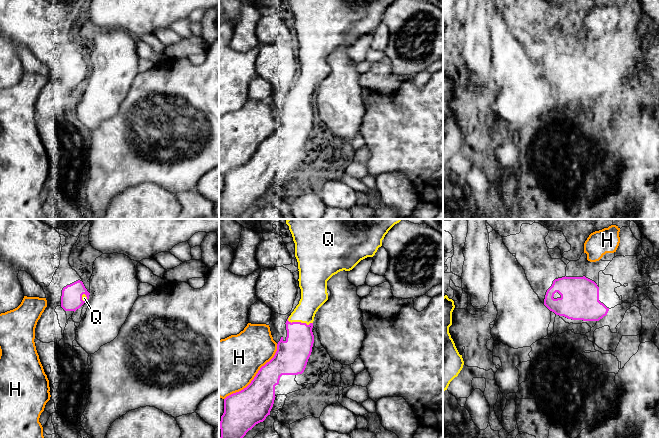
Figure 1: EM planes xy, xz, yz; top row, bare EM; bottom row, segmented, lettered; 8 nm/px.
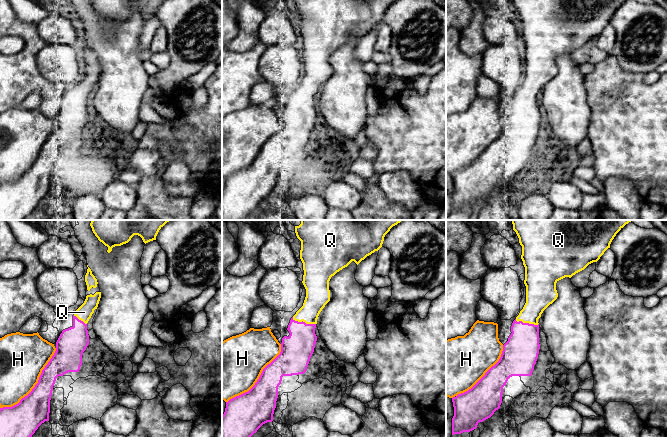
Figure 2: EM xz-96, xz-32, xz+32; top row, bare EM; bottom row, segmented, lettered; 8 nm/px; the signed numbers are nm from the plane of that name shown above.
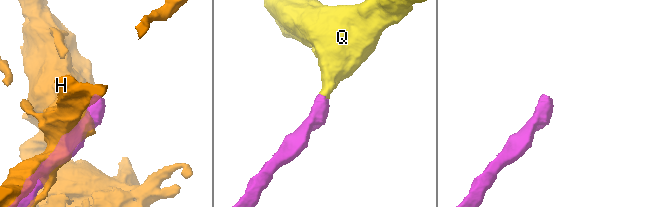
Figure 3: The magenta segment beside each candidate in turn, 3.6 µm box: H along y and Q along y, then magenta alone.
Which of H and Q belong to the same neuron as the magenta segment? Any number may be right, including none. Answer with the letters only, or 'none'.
Q

